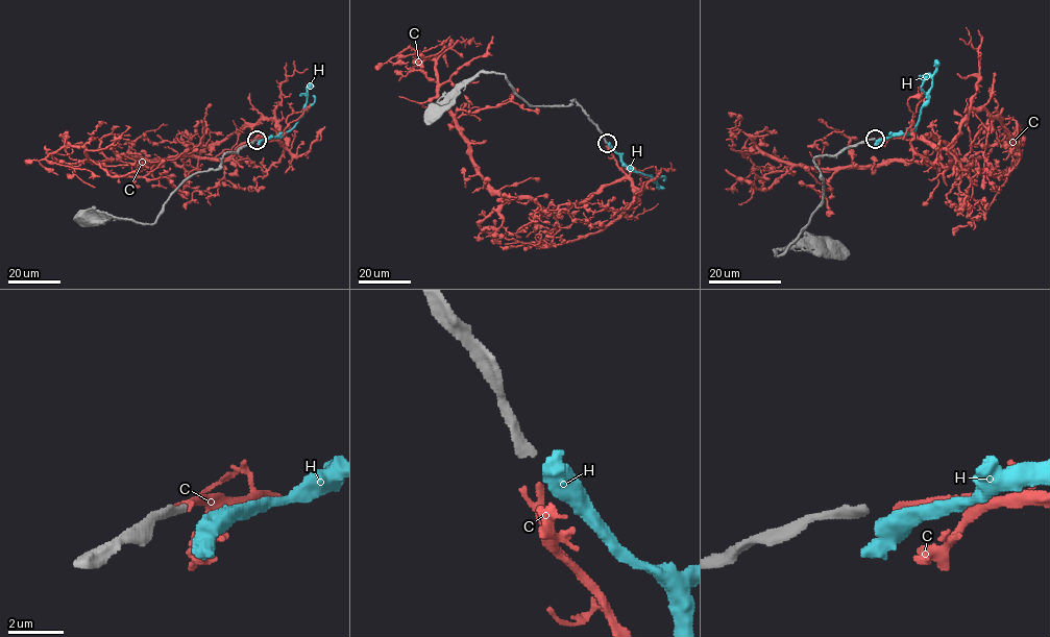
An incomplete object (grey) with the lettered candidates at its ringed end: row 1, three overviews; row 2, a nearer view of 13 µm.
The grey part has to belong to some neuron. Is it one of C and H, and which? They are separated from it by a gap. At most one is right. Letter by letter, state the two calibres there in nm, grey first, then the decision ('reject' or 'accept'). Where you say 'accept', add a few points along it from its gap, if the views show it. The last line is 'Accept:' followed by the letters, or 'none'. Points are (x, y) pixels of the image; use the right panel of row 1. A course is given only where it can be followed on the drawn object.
C: 320/160 nm | accept | via (878, 138), (932, 137), (962, 166), (969, 164), (895, 161), (811, 168), (745, 147), (753, 170), (726, 190)
H: 320/500 nm | reject
Accept: C

